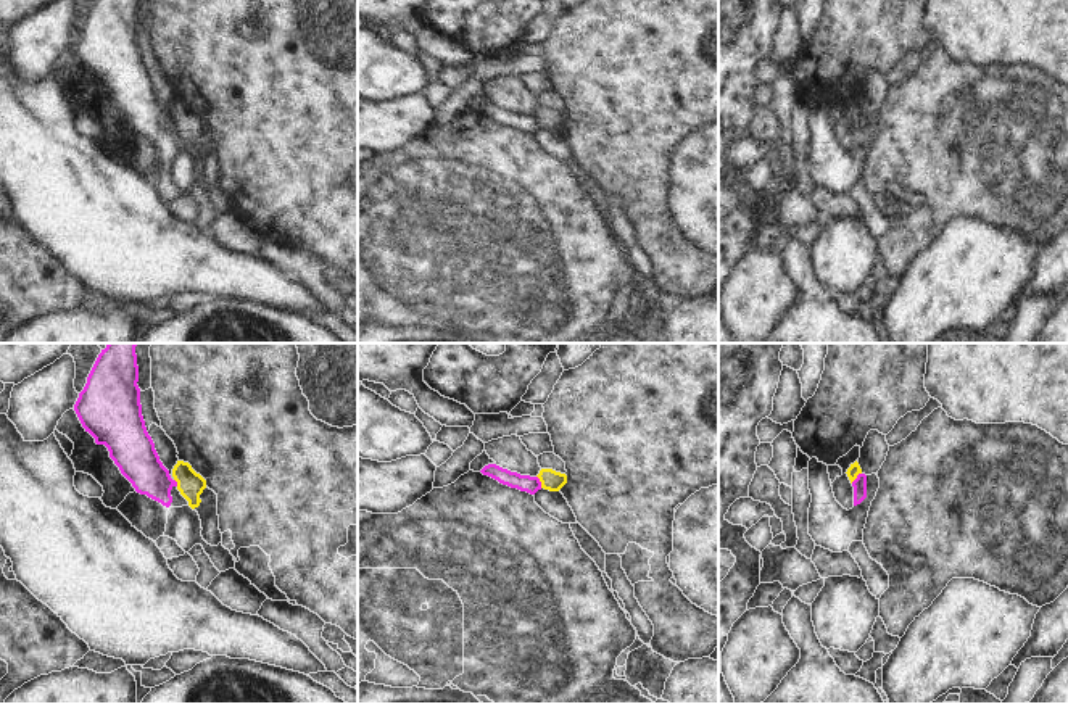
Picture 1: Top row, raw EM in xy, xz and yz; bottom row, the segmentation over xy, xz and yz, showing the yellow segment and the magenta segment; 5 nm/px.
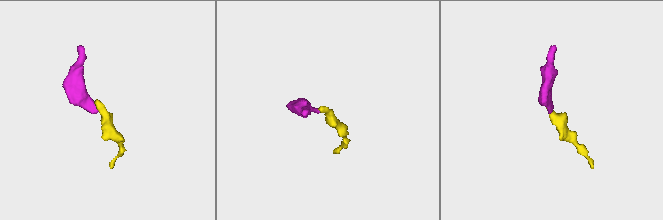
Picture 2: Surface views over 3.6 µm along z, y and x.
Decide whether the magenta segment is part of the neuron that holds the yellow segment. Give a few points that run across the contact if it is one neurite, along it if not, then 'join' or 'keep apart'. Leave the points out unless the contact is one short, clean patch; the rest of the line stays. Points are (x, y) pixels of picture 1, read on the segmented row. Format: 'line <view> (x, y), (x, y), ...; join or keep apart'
line xz (537, 476), (542, 487); keep apart

